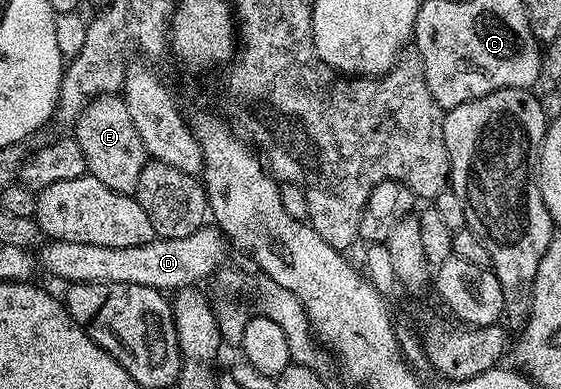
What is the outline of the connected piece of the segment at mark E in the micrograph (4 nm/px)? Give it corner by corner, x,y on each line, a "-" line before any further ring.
102,94
92,99
76,118
74,137
78,148
82,148
82,156
86,156
89,174
102,180
102,184
114,192
135,195
138,178
142,176
142,168
149,156
120,94

